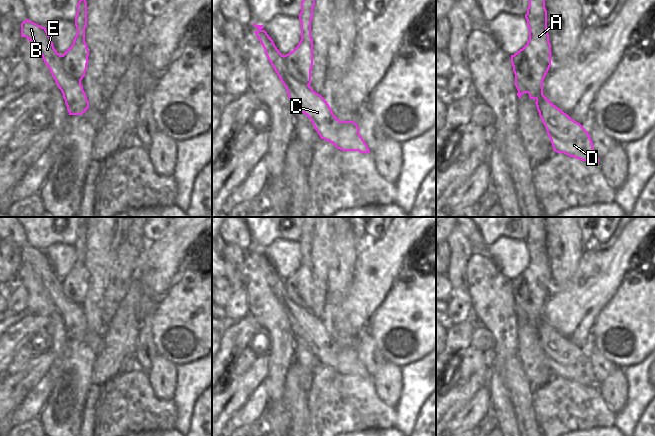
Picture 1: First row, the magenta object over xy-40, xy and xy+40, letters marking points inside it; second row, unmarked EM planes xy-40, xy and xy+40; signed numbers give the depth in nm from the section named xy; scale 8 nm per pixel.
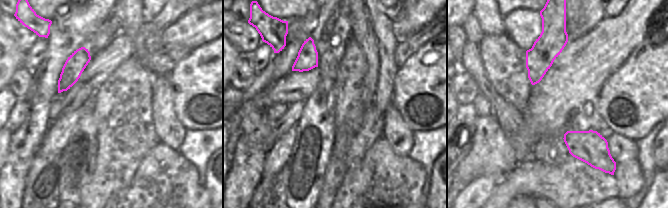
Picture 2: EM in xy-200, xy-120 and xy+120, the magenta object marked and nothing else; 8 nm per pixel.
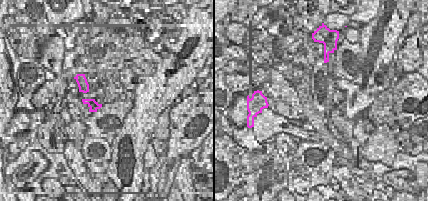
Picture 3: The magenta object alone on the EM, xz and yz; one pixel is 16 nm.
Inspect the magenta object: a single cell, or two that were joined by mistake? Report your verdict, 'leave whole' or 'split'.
split

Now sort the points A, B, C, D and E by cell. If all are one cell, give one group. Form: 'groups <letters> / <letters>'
groups A / B C D E

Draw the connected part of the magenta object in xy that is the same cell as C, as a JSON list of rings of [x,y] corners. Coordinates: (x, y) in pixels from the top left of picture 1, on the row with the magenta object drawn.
[[[253,23],[253,26],[259,29],[254,33],[261,42],[269,62],[273,66],[275,72],[287,90],[293,112],[304,113],[311,120],[320,138],[332,143],[337,149],[340,149],[342,151],[358,151],[360,153],[370,153],[367,144],[359,134],[358,125],[354,121],[340,121],[333,114],[329,104],[320,94],[316,93],[309,85],[298,81],[289,72],[285,55],[282,55],[279,52],[271,37],[263,29],[263,25],[256,25]]]

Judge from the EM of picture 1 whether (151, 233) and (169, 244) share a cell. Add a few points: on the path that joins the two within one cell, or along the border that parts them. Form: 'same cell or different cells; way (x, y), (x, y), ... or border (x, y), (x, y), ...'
different cells; border (167, 227), (157, 238), (147, 241)

